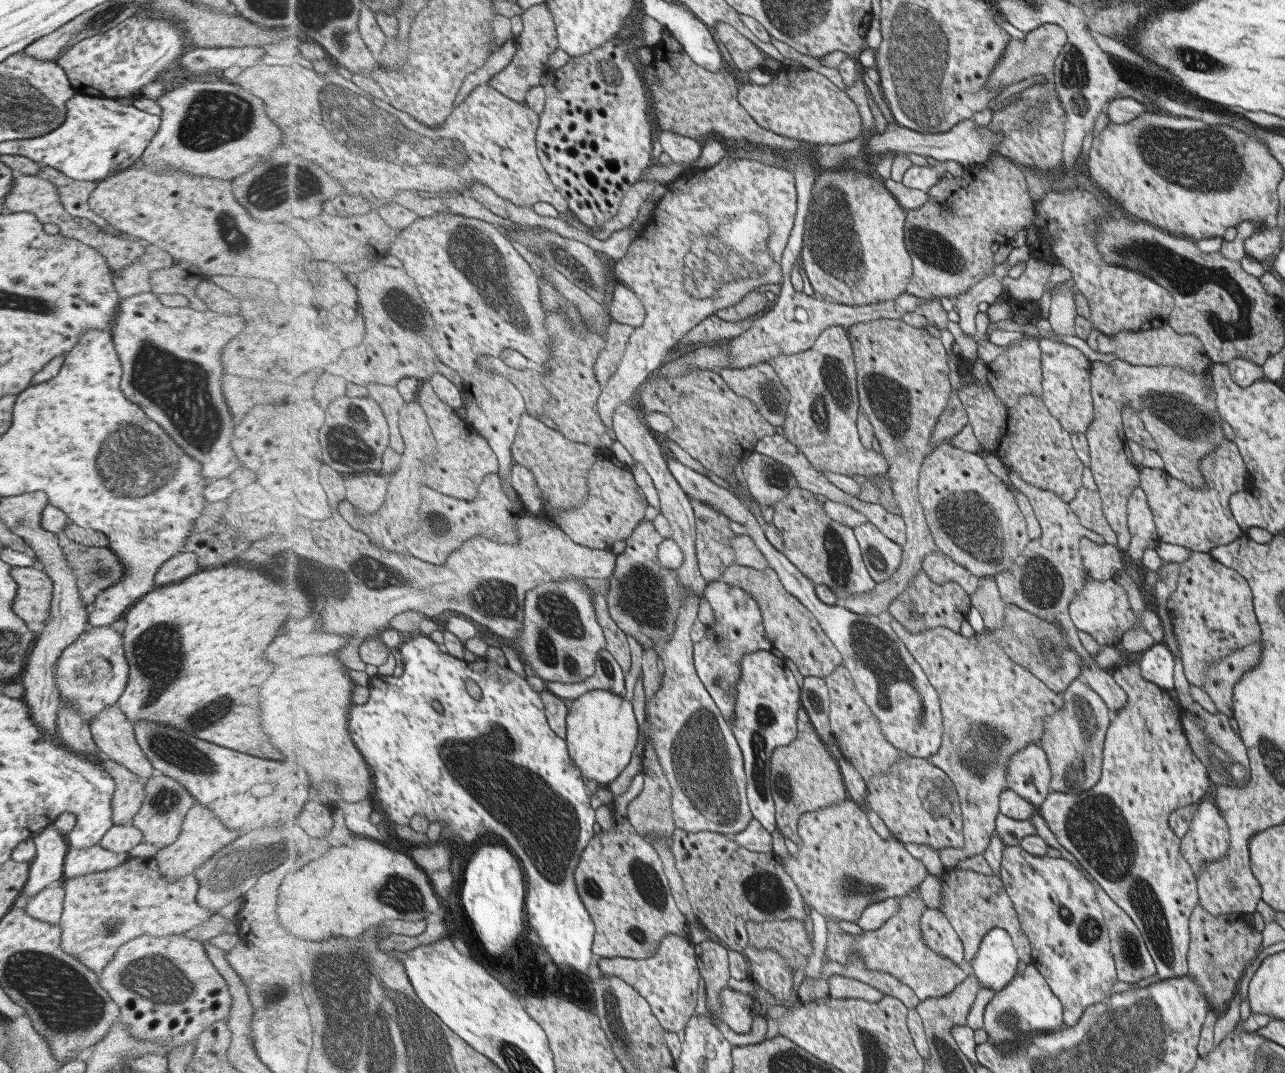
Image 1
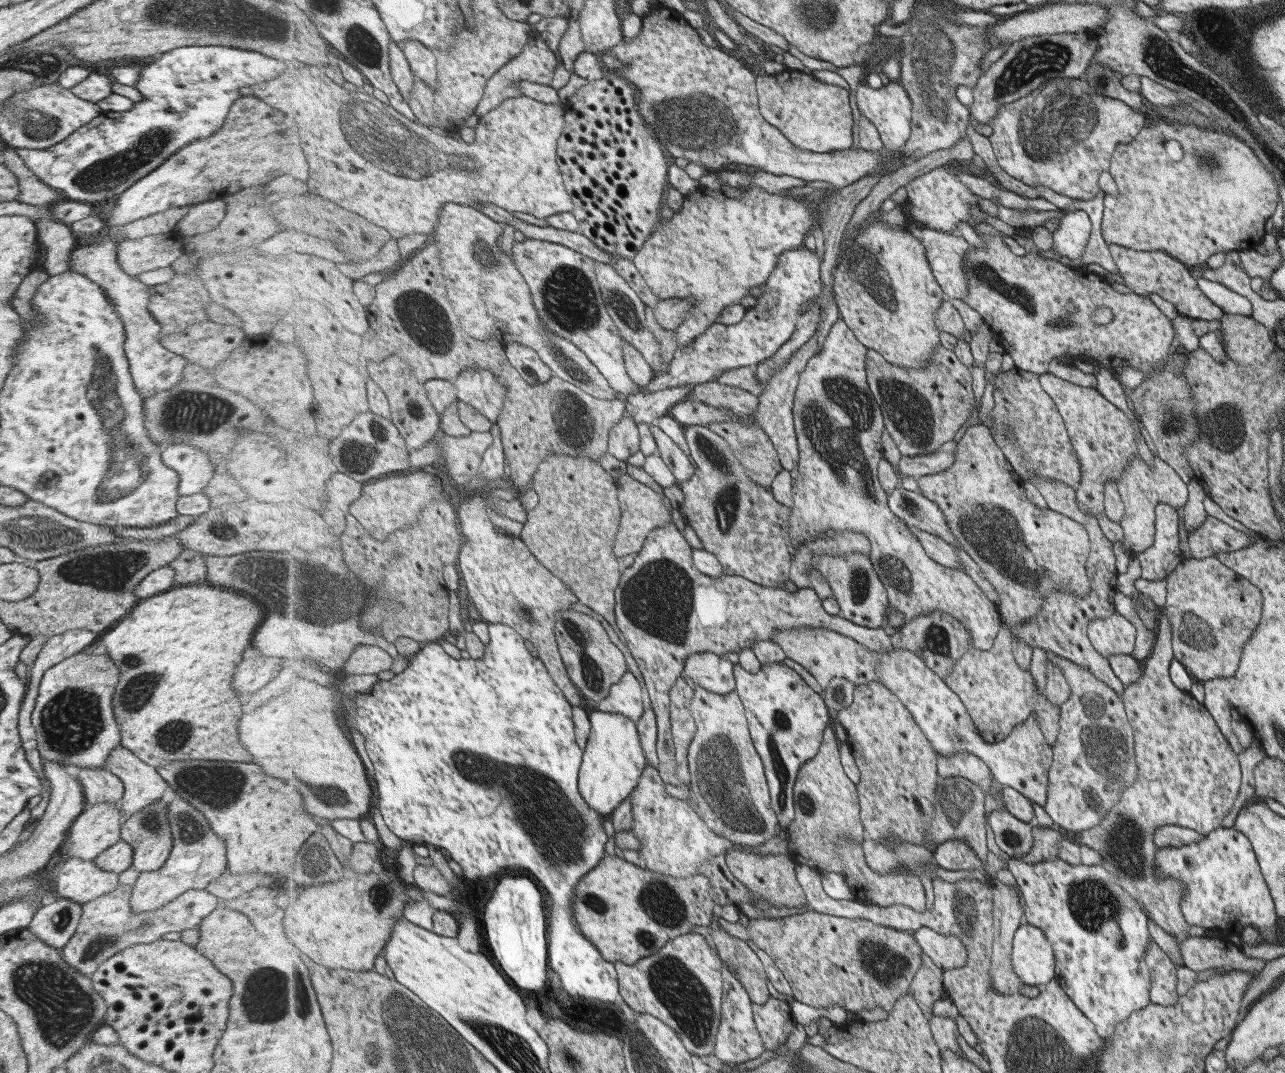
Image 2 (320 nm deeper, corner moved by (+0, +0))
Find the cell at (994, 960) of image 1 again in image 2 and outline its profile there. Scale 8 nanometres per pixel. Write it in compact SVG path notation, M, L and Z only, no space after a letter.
M1023 922L1013 933L1010 961L1022 984L1041 987L1055 978L1055 956L1044 932Z

